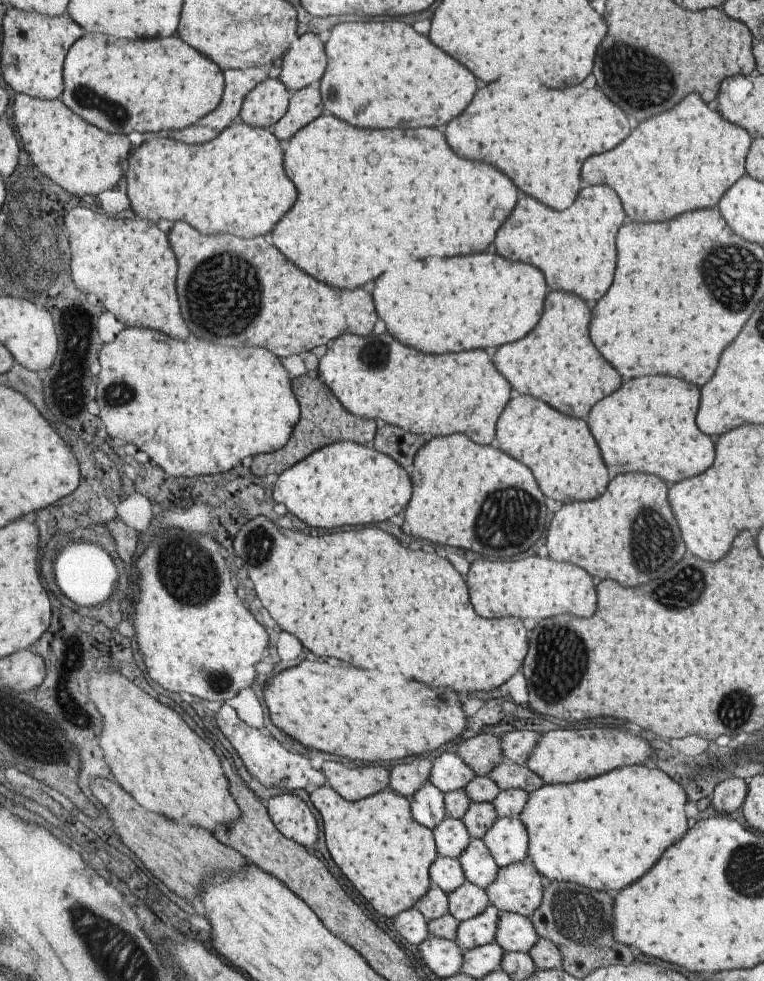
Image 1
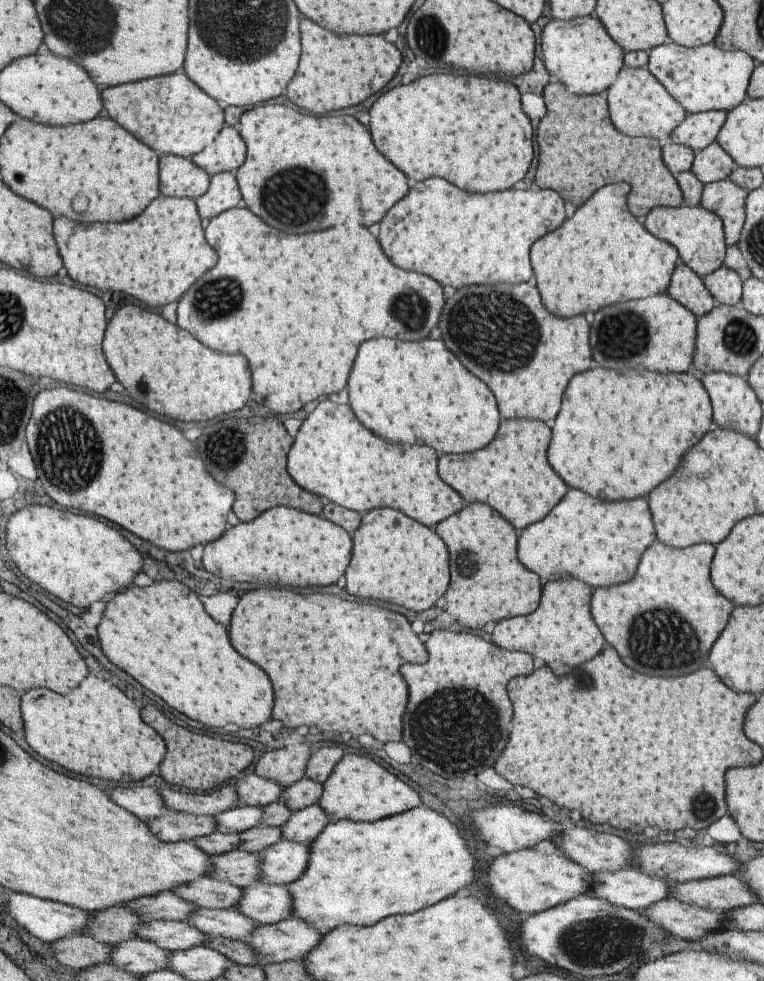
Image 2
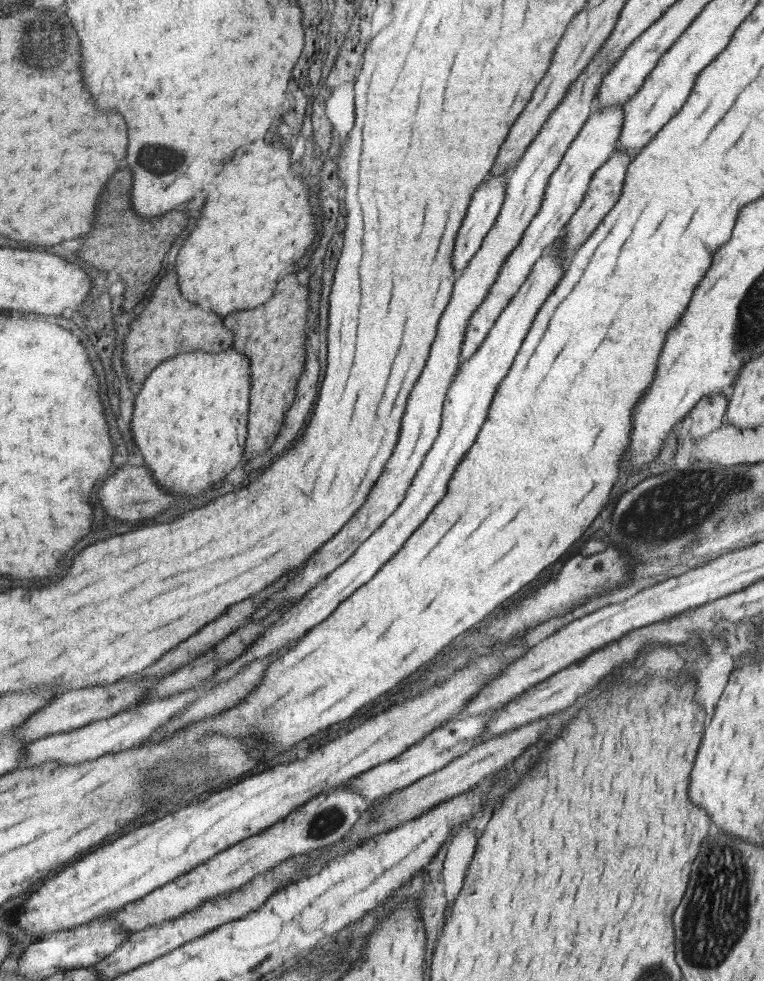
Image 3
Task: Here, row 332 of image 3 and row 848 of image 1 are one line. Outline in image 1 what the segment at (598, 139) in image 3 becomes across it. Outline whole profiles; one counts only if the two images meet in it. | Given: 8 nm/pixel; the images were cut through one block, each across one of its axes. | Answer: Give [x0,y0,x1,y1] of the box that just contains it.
[457,839,499,887]

